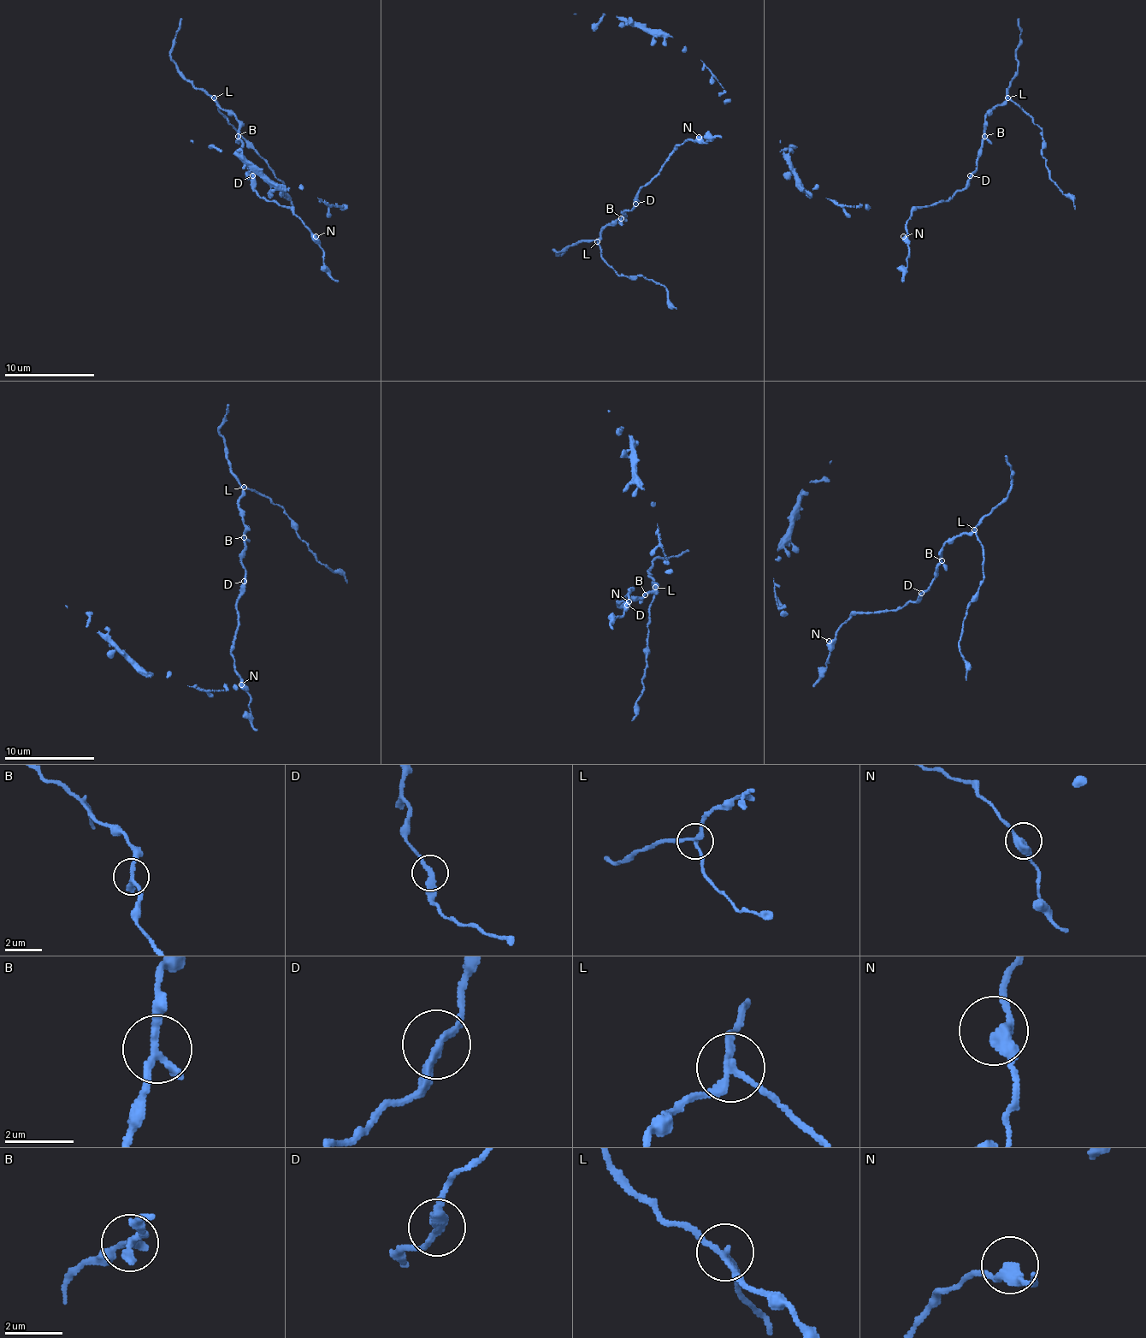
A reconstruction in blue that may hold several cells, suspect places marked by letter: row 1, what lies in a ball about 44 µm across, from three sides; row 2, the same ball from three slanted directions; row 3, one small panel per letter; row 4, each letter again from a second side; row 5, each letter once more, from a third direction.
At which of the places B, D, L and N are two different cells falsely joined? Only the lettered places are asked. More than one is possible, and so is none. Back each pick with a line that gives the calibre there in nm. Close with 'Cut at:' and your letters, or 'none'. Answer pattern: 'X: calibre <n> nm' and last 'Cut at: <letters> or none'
L: calibre 170 nm
Cut at: L

